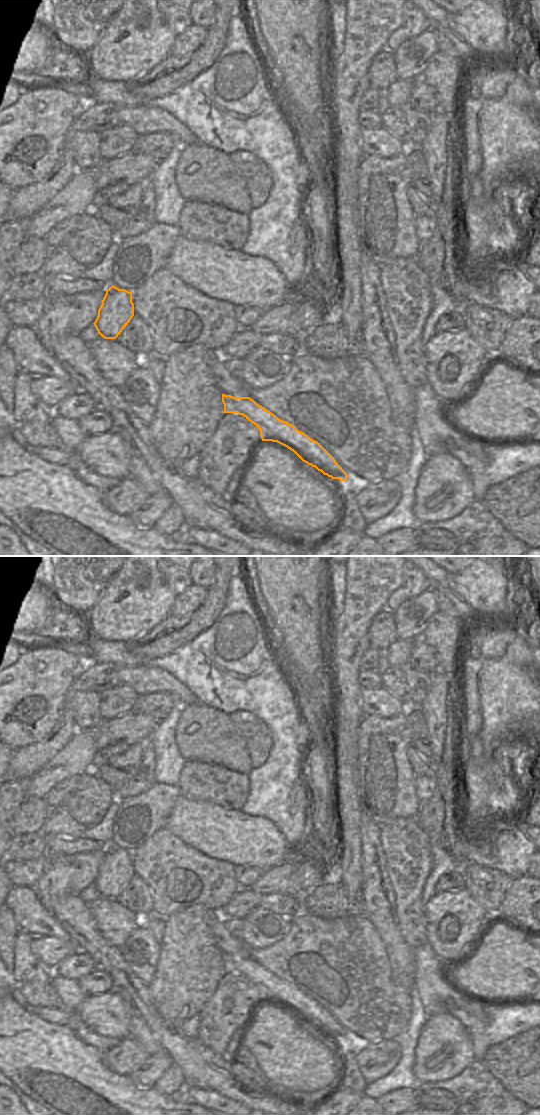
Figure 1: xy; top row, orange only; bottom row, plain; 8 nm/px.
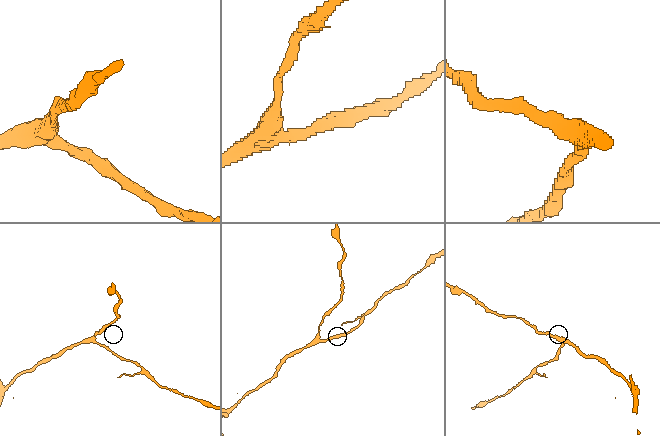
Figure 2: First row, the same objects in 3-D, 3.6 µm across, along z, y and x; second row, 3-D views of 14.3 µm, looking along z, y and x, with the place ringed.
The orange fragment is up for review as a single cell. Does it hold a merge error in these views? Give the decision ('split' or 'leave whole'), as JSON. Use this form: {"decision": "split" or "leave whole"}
{"decision": "leave whole"}

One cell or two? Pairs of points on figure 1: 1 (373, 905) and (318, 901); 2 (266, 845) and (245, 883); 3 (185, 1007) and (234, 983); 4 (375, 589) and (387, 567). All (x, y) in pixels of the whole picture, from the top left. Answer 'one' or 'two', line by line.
1: two
2: two
3: two
4: one

